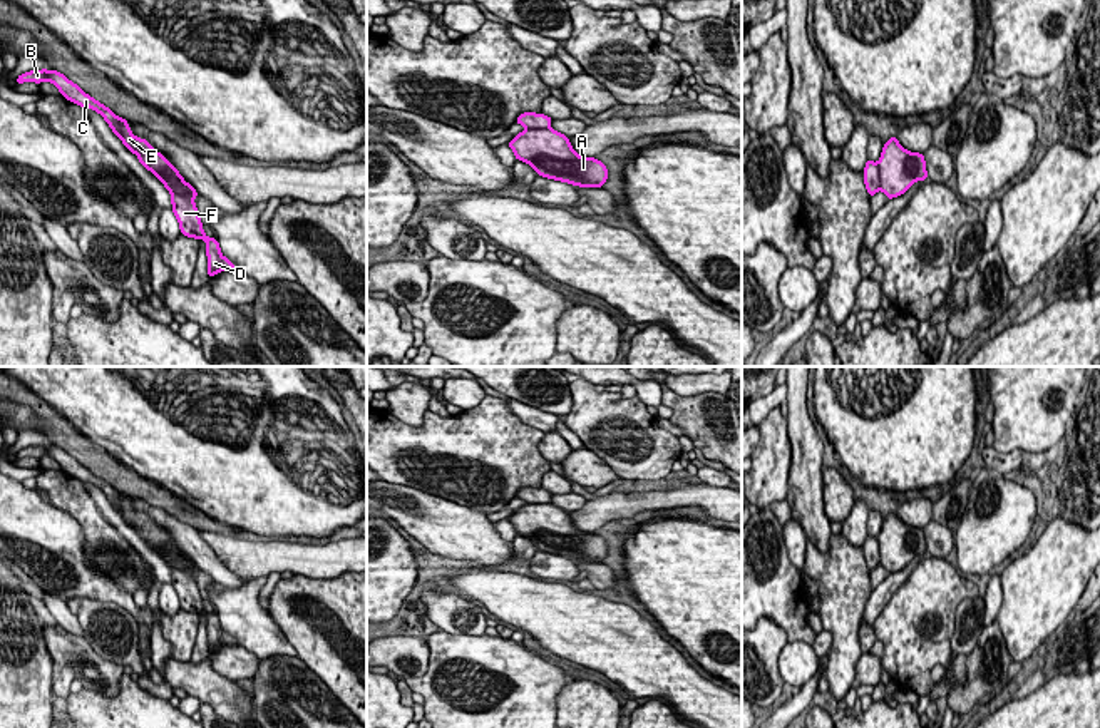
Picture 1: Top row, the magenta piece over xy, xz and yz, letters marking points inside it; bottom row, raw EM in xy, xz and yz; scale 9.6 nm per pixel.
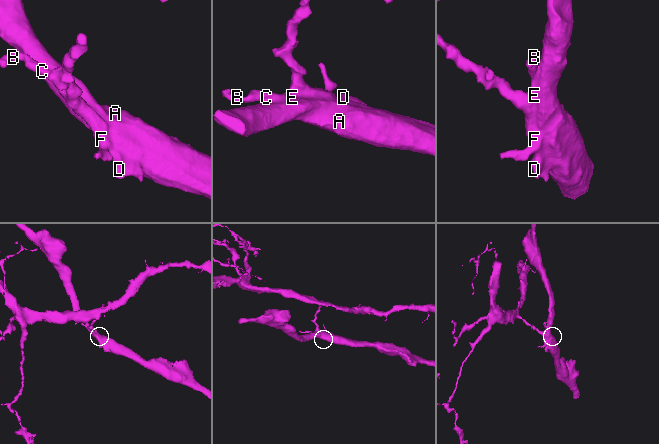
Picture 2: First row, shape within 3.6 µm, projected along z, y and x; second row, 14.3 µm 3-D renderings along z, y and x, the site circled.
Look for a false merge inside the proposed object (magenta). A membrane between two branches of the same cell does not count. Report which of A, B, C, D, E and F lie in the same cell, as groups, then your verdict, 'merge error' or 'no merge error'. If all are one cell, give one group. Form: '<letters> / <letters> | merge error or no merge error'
A E / B C D F | merge error

